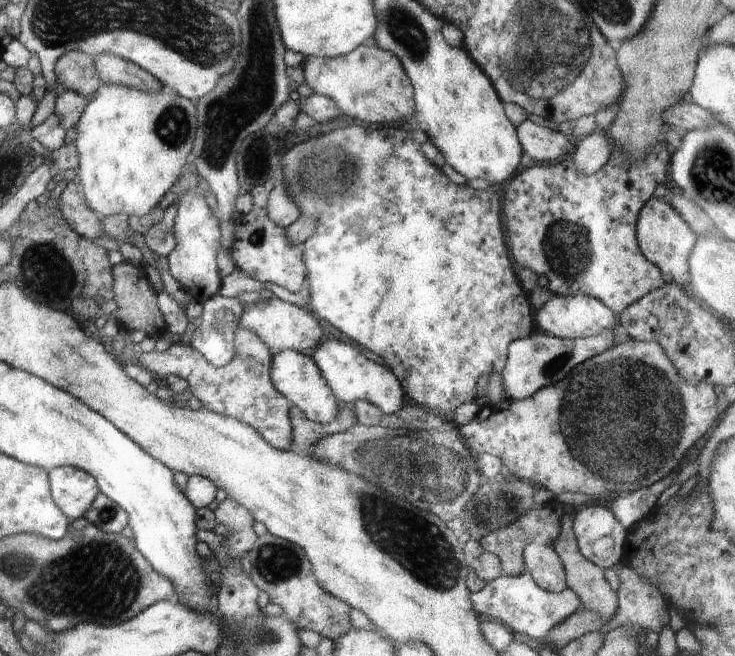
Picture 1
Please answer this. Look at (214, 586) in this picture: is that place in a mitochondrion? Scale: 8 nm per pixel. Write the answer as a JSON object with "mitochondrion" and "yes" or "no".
{"mitochondrion":"no"}

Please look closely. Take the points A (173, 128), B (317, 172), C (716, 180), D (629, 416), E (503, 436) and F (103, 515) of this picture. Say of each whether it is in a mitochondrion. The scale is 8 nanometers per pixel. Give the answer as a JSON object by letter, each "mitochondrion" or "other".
{"A":"mitochondrion","B":"mitochondrion","C":"mitochondrion","D":"mitochondrion","E":"other","F":"mitochondrion"}

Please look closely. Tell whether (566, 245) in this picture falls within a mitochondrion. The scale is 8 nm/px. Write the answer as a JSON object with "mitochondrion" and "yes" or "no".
{"mitochondrion":"yes"}

